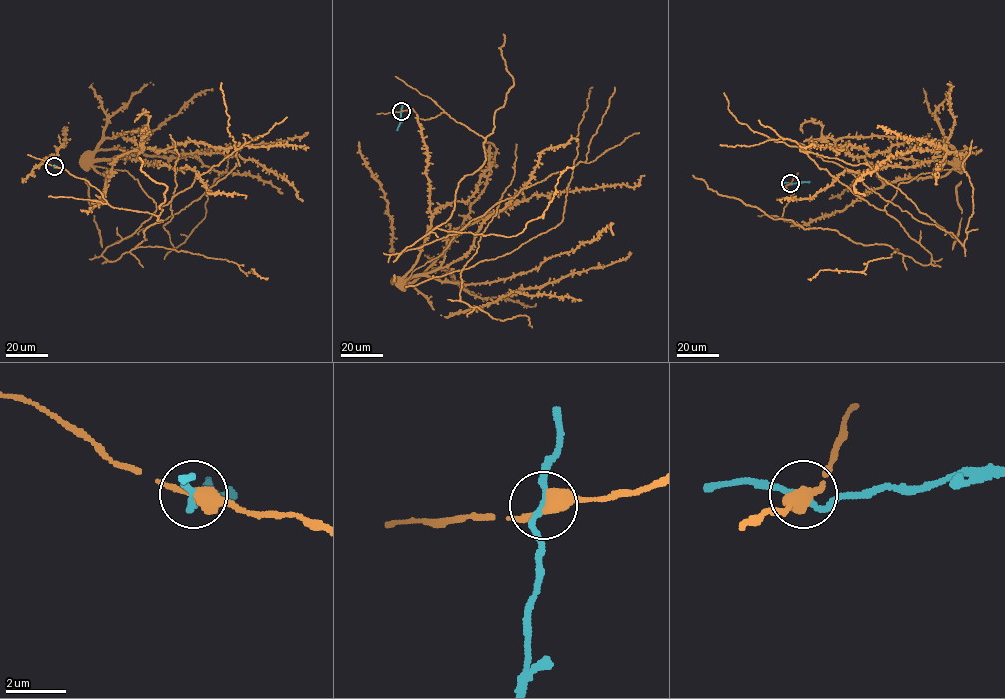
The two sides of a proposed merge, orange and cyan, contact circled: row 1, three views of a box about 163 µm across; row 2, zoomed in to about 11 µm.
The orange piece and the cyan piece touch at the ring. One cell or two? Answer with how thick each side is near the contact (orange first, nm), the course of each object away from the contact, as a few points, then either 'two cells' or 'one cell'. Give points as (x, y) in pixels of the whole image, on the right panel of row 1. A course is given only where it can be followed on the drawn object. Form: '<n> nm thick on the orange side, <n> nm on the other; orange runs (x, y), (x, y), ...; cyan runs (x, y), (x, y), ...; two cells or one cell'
400 nm thick on the orange side, 180 nm on the other; orange runs (790, 183), (784, 220), (888, 245), (928, 265), (931, 254), (899, 222), (835, 178), (953, 161); cyan runs (790, 183), (810, 182); two cells

